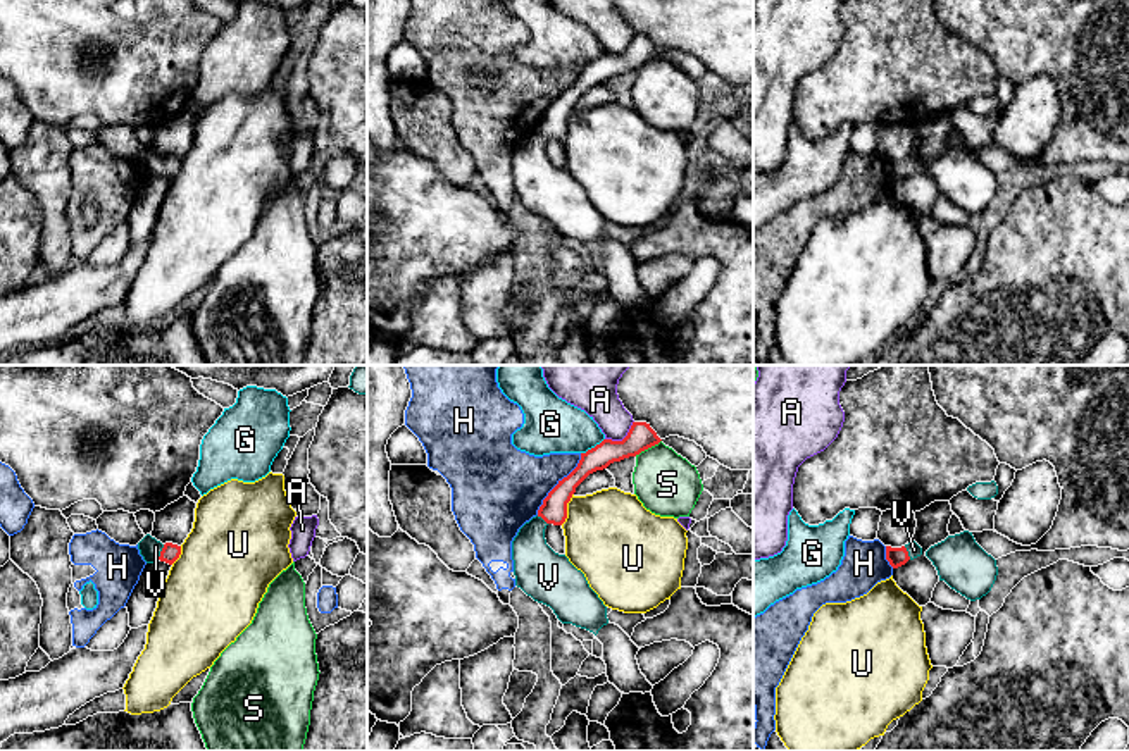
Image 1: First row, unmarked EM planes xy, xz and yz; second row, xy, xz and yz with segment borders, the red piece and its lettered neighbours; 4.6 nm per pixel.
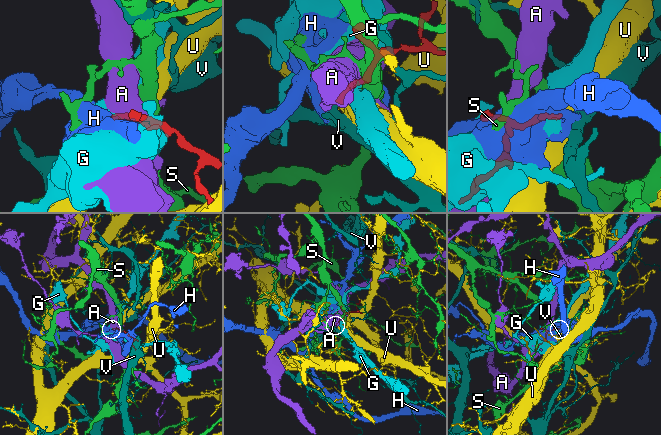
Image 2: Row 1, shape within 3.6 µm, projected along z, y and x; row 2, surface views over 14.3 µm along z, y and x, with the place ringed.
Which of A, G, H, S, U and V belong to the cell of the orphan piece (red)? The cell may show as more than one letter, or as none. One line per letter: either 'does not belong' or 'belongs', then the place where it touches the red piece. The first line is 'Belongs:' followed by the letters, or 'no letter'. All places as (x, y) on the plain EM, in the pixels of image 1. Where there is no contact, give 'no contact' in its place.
Belongs: V
A: does not belong; meets red in xz at (624, 52)
G: does not belong; meets red in xz at (592, 62)
H: does not belong; meets red in xz at (557, 99)
S: does not belong; meets red in xz at (647, 62)
U: does not belong; meets red in xz at (566, 123)
V: belongs; meets red in xy at (161, 166)

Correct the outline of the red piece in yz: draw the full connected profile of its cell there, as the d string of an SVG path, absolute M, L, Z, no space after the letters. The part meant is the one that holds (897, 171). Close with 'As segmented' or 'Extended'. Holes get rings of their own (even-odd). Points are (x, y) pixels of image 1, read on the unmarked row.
M912 153L901 162L886 160L886 174L893 183L905 179L922 169L922 162Z. Extended

